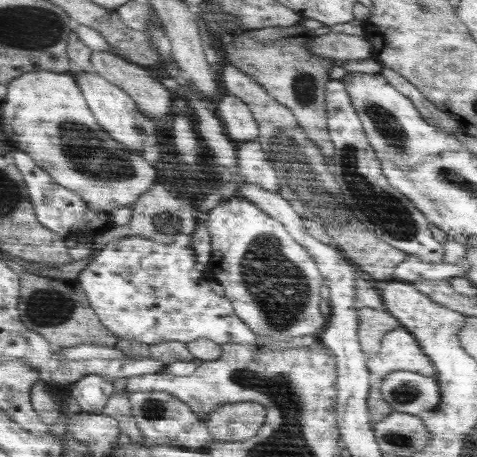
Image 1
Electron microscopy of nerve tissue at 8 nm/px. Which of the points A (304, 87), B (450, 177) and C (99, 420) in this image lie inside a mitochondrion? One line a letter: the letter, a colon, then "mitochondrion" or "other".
A: mitochondrion
B: mitochondrion
C: other

